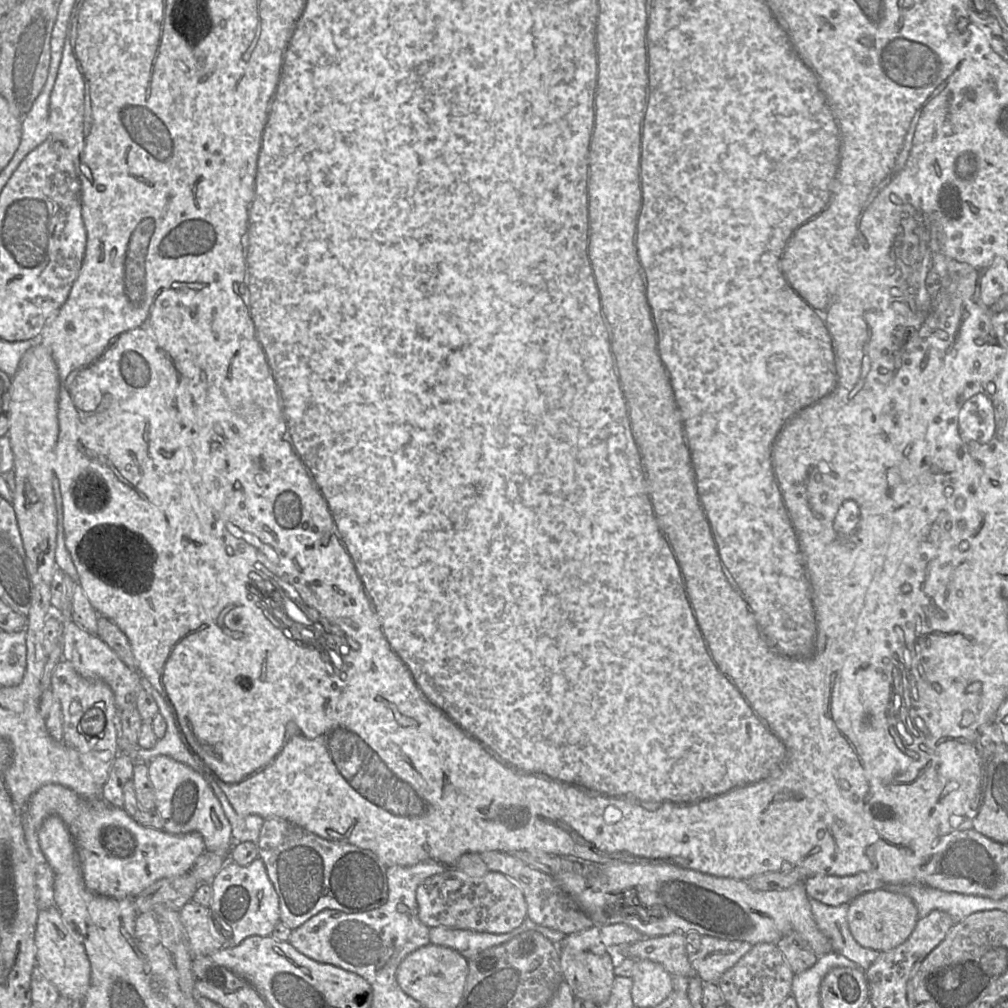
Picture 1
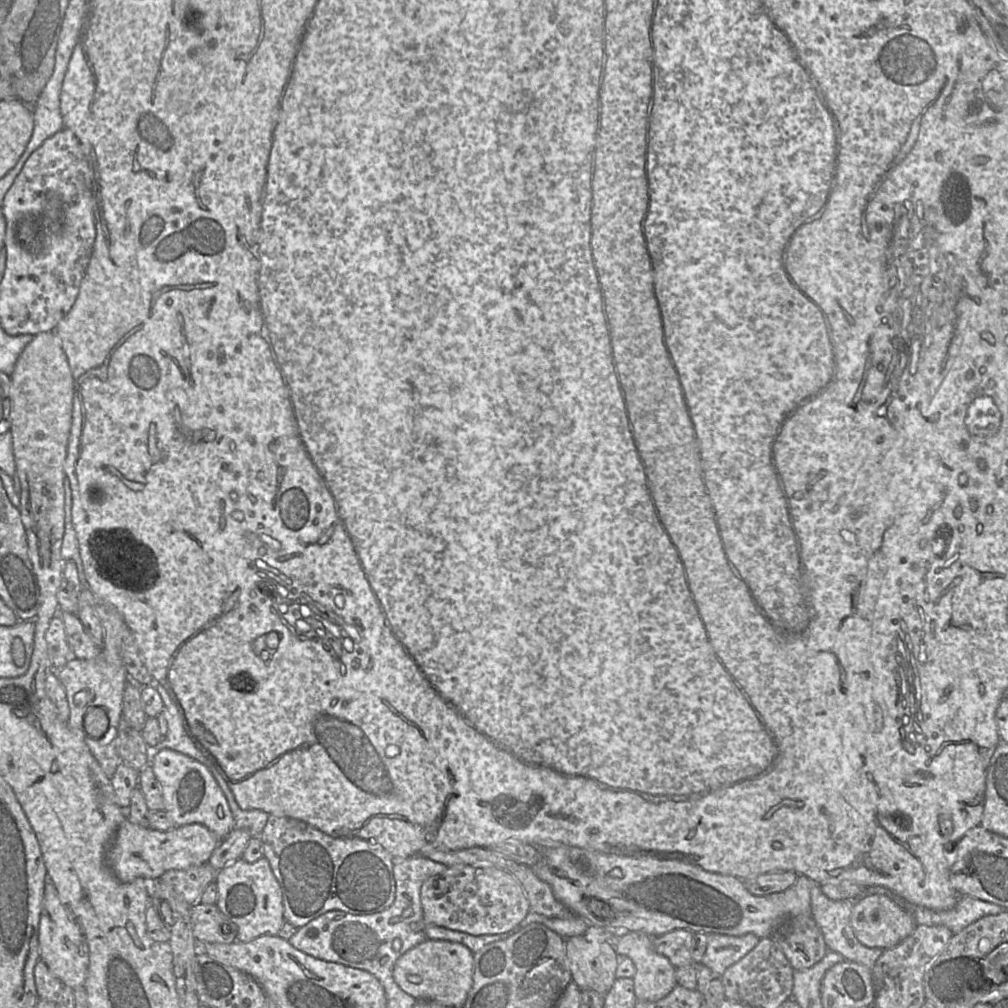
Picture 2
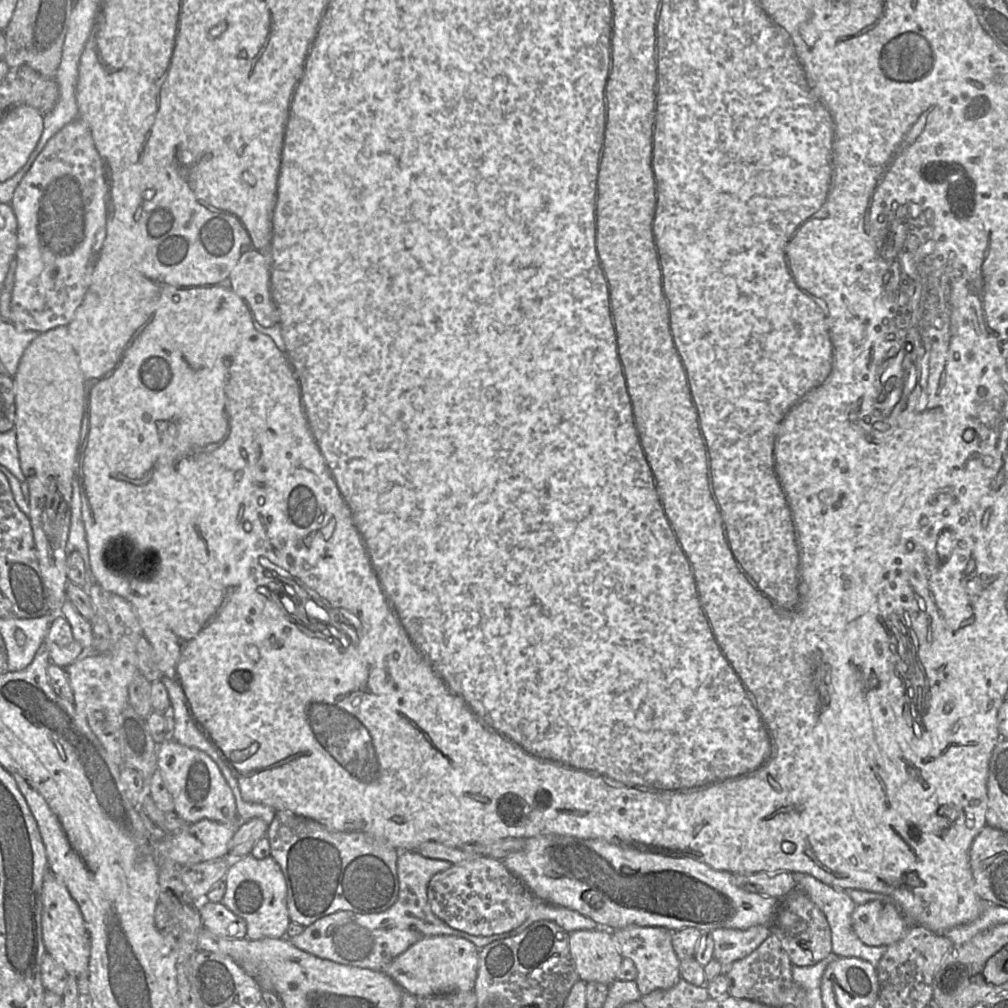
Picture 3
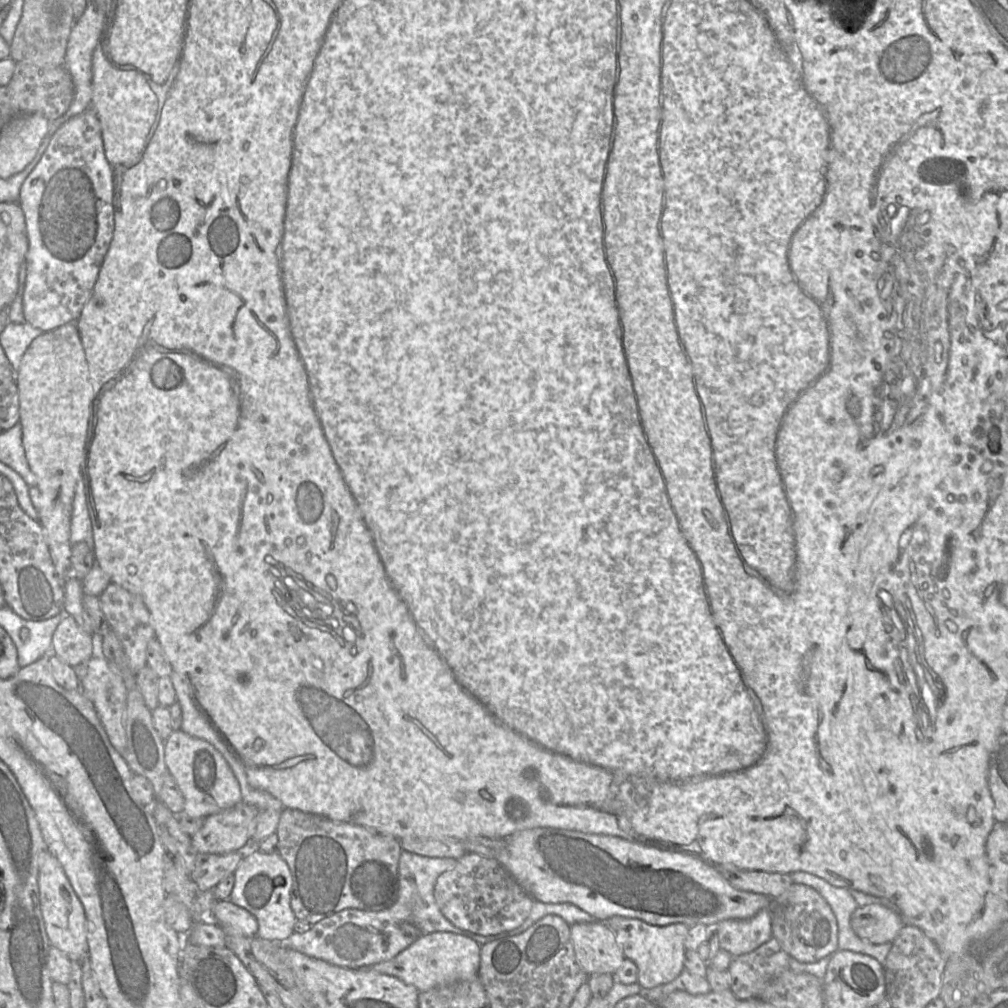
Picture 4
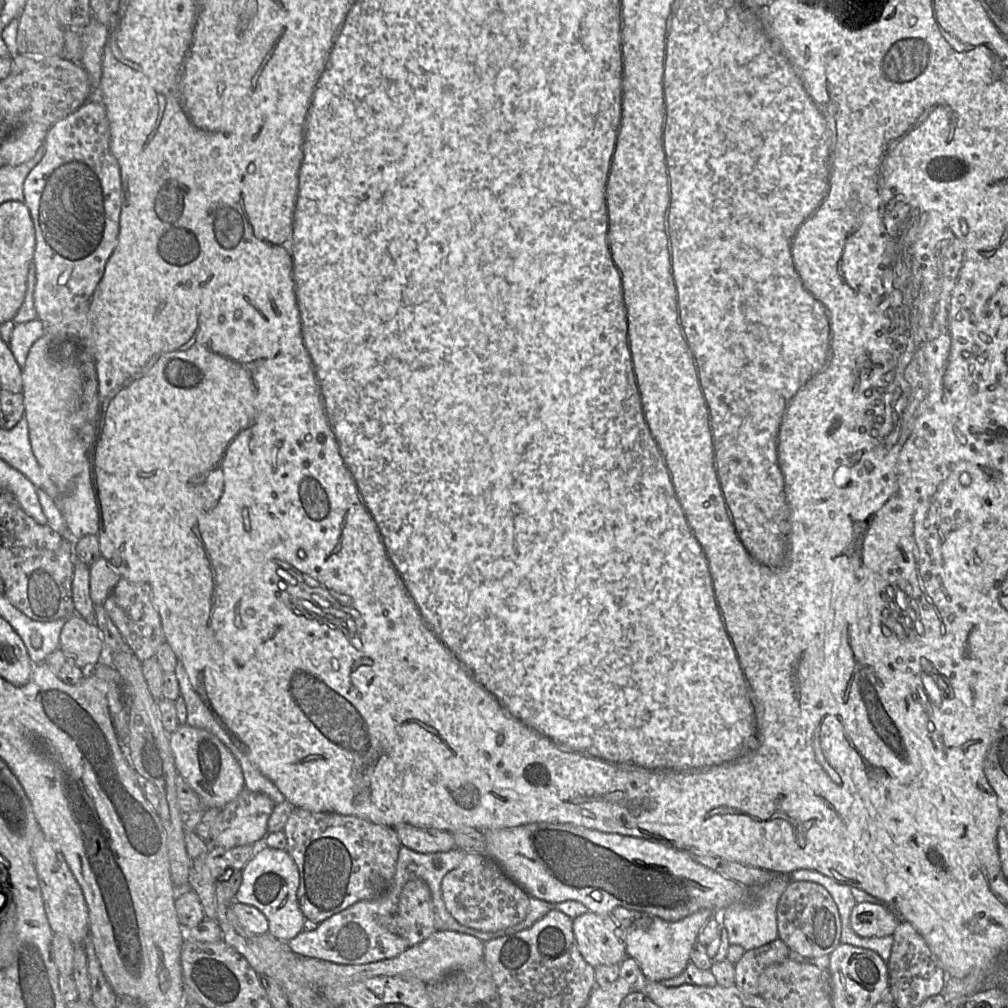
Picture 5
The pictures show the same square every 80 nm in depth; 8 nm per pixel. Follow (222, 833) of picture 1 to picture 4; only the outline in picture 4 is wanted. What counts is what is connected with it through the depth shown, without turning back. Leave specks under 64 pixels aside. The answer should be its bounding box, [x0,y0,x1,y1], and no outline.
[164,729,242,818]

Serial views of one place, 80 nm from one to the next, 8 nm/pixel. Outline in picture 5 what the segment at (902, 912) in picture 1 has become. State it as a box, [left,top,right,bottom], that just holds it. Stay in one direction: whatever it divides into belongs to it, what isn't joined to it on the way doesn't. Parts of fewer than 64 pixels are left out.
[850,902,899,938]

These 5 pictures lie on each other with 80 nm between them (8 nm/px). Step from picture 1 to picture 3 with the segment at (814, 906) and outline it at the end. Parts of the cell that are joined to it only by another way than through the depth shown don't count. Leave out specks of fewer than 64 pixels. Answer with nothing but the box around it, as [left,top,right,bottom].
[792,874,888,968]

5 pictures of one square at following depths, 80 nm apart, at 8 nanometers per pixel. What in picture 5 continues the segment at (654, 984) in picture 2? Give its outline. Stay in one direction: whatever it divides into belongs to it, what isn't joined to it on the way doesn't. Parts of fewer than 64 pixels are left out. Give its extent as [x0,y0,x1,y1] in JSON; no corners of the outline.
[611,907,715,982]

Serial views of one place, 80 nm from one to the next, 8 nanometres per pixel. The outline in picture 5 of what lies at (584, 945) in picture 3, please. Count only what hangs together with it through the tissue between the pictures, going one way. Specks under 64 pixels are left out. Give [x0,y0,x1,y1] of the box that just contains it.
[573,911,626,967]

